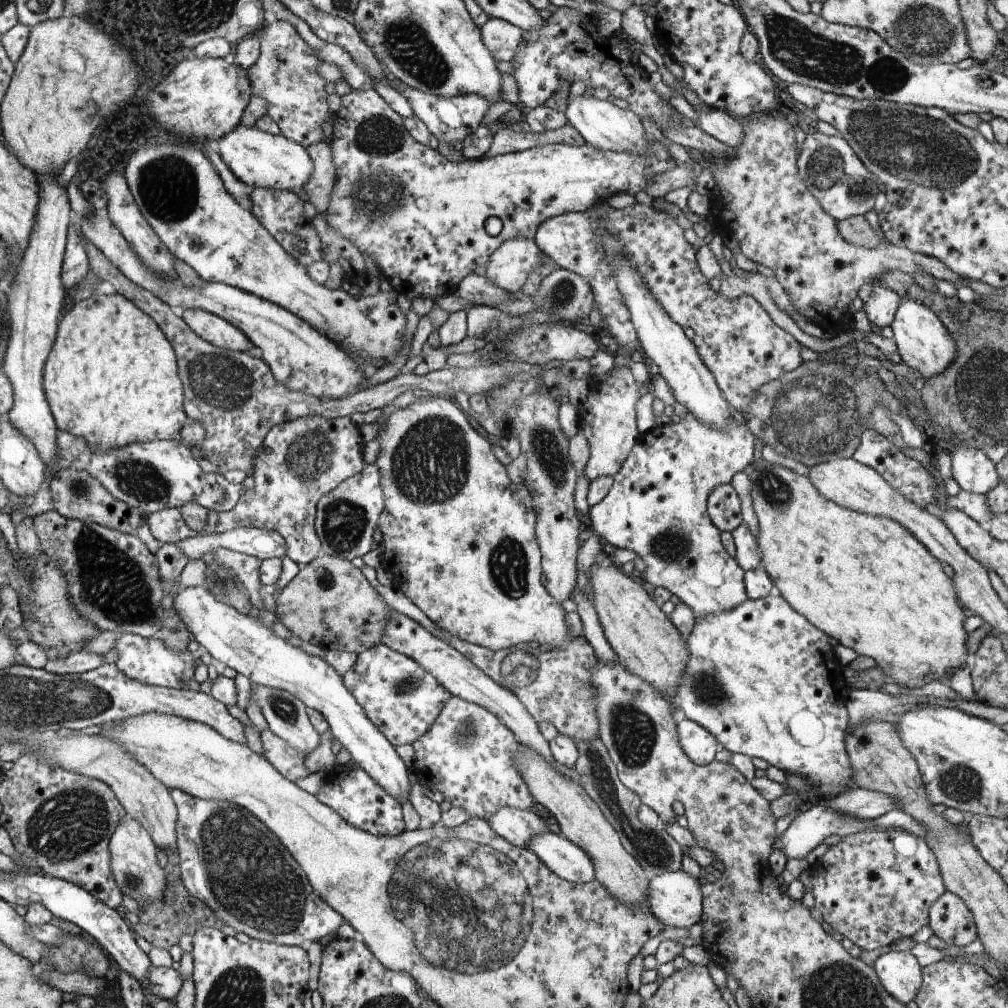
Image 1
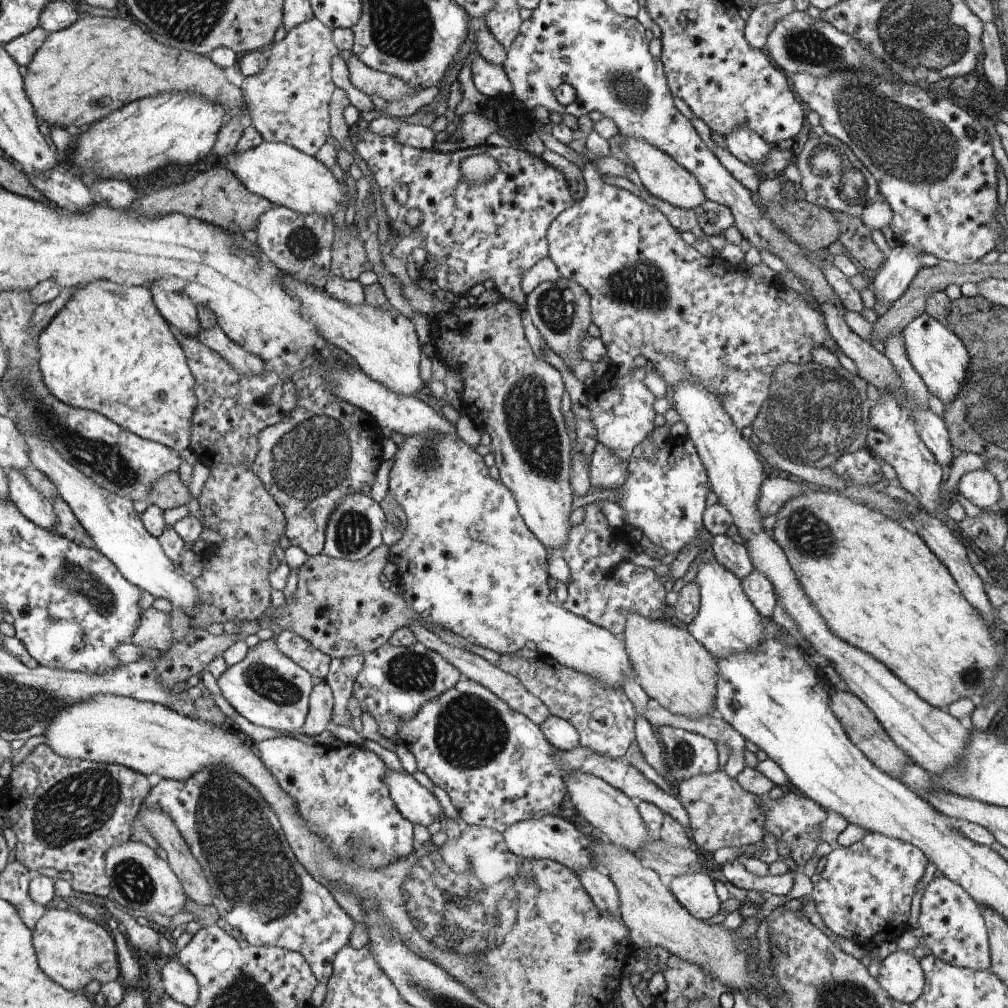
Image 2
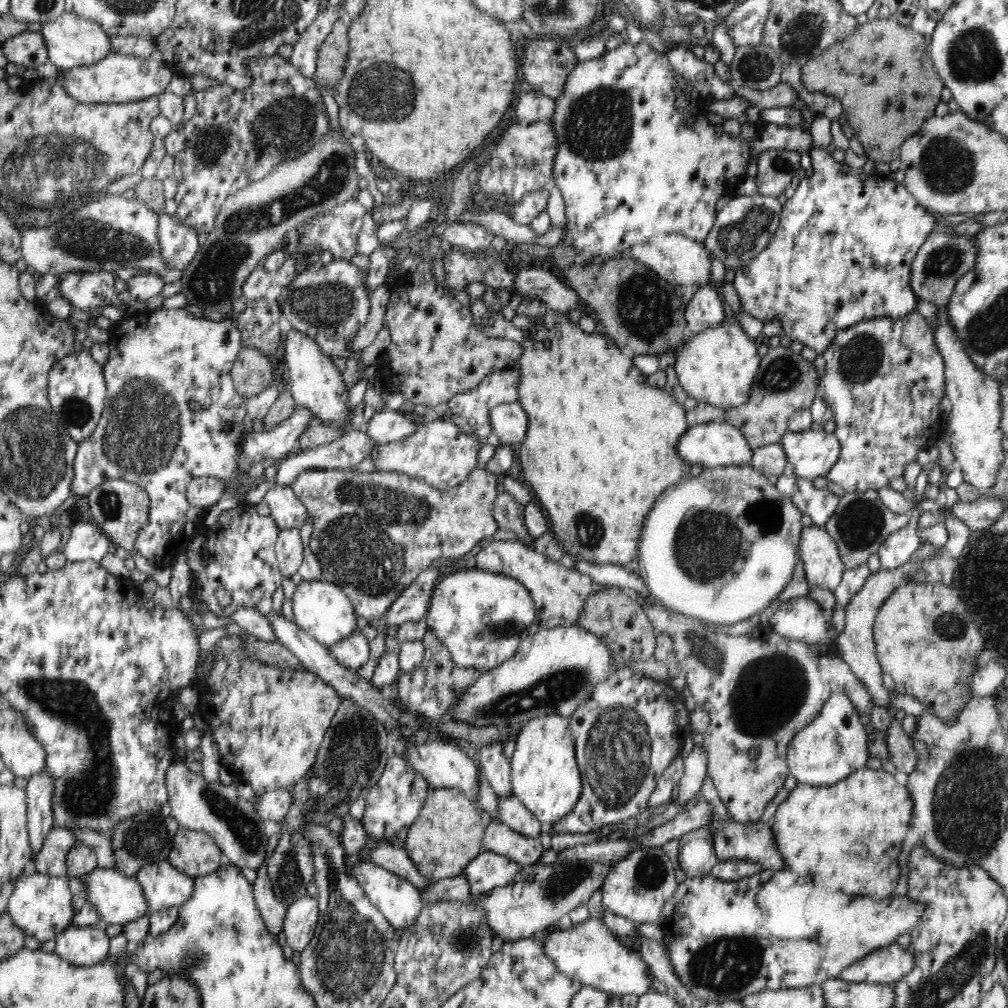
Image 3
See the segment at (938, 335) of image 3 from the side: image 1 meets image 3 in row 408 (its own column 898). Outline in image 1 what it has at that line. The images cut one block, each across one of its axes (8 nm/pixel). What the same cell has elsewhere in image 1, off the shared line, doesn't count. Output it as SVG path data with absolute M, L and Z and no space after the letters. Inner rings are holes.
M893 948L872 964L882 987L901 1004L914 1001L922 987L922 970L908 949Z

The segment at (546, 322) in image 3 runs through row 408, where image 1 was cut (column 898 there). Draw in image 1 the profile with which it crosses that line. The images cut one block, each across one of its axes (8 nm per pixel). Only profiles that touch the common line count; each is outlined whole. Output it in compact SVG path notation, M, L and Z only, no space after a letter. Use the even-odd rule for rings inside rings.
M756 458L750 465L750 470L746 470L748 479L751 482L751 496L758 516L759 533L756 536L757 546L761 553L761 562L765 565L765 570L770 576L772 583L780 590L781 596L798 612L804 616L816 628L822 630L834 643L852 648L858 655L865 655L876 661L877 667L884 672L884 676L888 676L891 683L907 686L908 688L922 688L930 684L932 681L940 681L941 683L949 683L953 673L958 668L966 666L966 658L969 652L966 647L969 633L964 629L964 621L967 618L962 610L958 598L954 592L954 584L952 580L946 576L942 568L942 564L934 554L920 543L918 538L914 538L912 532L908 532L902 524L894 522L892 518L886 516L874 516L874 514L864 514L850 510L850 508L842 508L836 502L828 500L818 492L812 485L809 478L800 476L796 472L792 472L790 468L770 464L768 460Z

